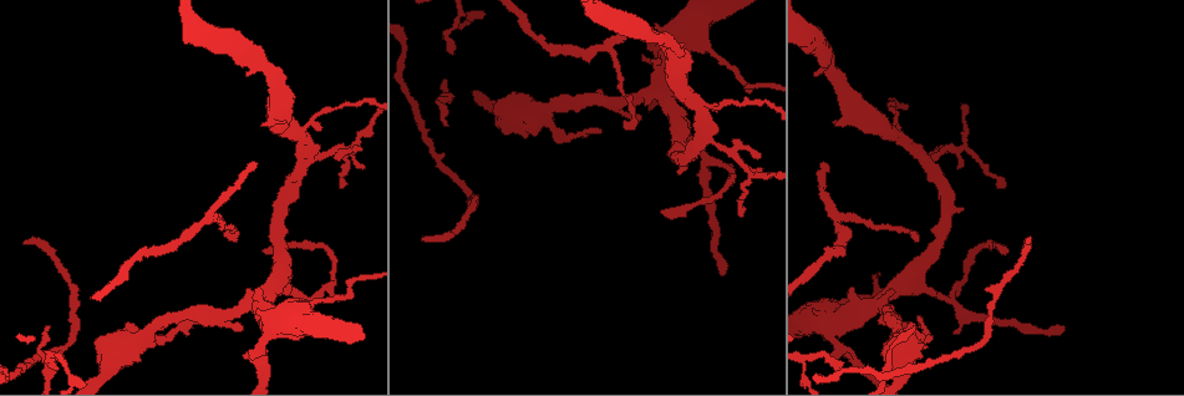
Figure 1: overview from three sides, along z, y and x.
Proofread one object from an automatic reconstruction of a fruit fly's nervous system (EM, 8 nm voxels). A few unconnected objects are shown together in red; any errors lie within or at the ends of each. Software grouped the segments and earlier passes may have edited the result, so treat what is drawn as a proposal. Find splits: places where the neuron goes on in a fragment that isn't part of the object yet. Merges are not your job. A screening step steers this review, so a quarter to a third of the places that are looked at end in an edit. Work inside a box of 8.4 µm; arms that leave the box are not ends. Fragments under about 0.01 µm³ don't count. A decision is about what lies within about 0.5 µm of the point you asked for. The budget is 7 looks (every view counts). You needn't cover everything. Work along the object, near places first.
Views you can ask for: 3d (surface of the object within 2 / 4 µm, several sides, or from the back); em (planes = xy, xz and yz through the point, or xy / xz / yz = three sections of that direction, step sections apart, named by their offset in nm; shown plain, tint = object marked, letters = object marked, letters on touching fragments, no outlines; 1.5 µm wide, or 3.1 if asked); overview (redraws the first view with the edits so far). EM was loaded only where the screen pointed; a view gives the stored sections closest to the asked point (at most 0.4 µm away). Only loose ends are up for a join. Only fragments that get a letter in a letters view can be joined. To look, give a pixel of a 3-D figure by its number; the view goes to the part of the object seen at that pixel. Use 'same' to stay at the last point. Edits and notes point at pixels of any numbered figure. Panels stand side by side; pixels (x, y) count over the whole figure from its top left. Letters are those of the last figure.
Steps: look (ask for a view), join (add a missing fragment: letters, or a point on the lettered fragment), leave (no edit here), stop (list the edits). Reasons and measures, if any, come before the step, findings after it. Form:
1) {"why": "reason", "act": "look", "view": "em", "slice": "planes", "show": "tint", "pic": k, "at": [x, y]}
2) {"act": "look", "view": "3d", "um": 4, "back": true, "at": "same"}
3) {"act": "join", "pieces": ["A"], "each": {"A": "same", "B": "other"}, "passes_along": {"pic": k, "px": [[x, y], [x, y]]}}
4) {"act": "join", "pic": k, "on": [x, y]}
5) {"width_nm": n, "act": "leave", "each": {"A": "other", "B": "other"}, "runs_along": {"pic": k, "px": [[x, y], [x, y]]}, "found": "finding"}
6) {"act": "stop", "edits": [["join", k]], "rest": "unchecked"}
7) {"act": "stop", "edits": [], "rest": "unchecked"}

{"why": "an open end", "act": "look", "view": "em", "slice": "planes", "show": "plain", "pic": 1, "at": [24, 244]}

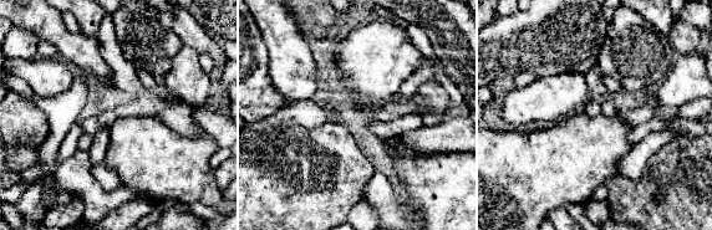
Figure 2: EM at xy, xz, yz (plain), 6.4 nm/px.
{"why": "see the neighbours", "act": "look", "view": "em", "slice": "planes", "show": "letters", "at": "same"}

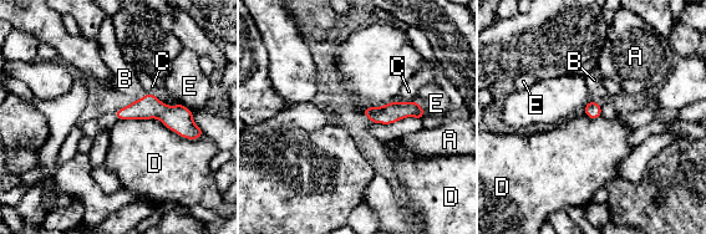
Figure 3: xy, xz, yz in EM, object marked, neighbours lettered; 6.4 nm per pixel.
{"act": "join", "pieces": ["B"], "each": {"A": "other", "B": "same", "C": "other", "D": "other", "E": "other"}, "passes_along": {"pic": 3, "px": [[174, 117], [142, 97], [125, 79]]}, "found": "the neuron continues"}

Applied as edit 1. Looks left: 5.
{"why": "redraw", "act": "look", "view": "overview"}

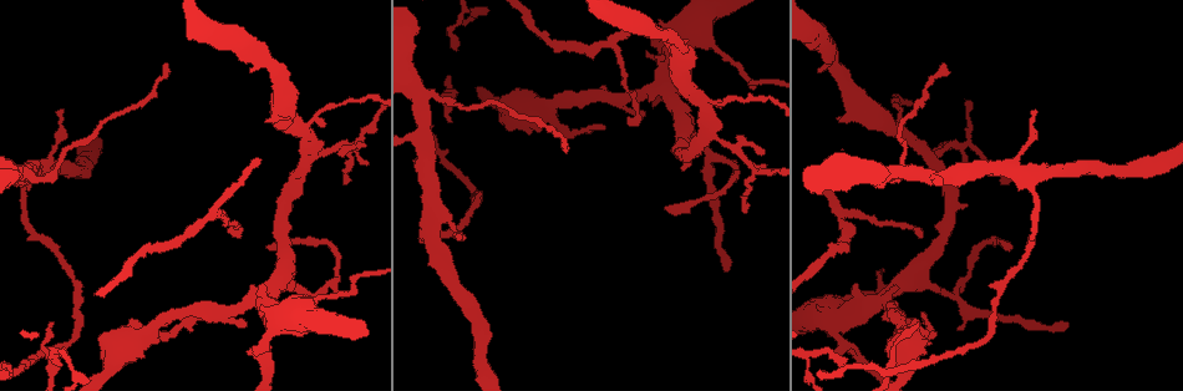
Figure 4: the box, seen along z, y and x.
{"why": "free end", "act": "look", "view": "em", "slice": "planes", "show": "letters", "pic": 4, "at": [60, 359]}

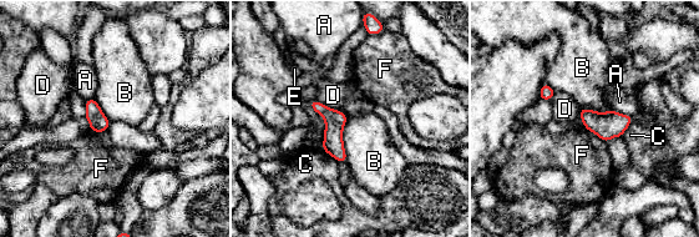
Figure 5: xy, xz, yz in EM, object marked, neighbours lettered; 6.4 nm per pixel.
{"act": "leave", "each": {"A": "other", "B": "other", "C": "other", "D": "other", "E": "other", "F": "other"}, "border": {"pic": 5, "px": [[348, 116], [343, 130], [345, 161]]}, "found": "no lettered fragment goes on from it"}

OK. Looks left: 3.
{"act": "look", "view": "3d", "um": 4, "back": true, "pic": 4, "at": [628, 120]}

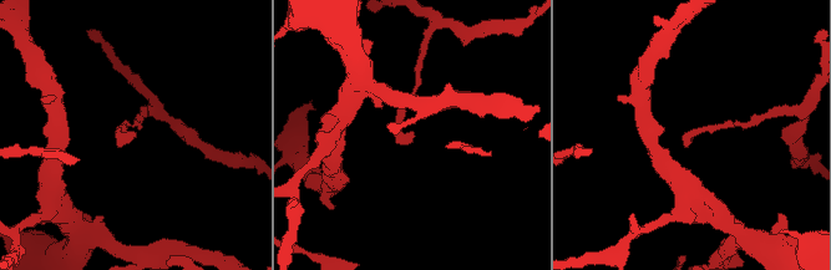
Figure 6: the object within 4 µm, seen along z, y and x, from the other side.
{"why": "now the EM", "act": "look", "view": "em", "slice": "planes", "show": "letters", "pic": 6, "at": [687, 138]}

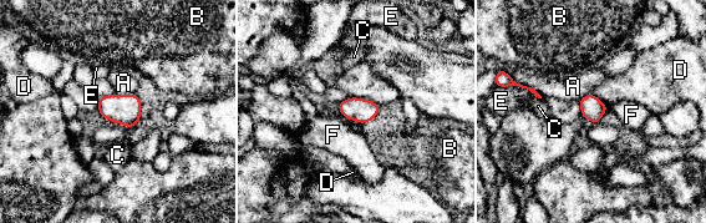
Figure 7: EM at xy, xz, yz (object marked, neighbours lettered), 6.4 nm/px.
{"act": "leave", "each": {"A": "other", "B": "other", "C": "other", "D": "other", "E": "other", "F": "other"}, "border": {"pic": 7, "px": [[592, 94], [608, 107]]}, "found": "none of them fits"}

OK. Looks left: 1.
{"act": "stop", "edits": [["join", 3]], "rest": "unchecked"}

